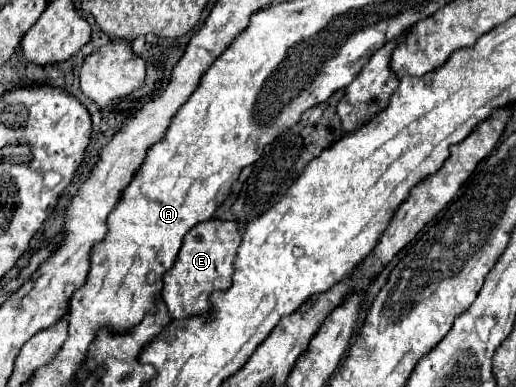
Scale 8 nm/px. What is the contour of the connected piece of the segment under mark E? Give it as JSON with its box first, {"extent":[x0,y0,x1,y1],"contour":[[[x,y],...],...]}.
{"extent":[161,218,241,318],"contour":[[[211,218],[211,220],[199,222],[187,232],[173,268],[163,276],[161,298],[167,304],[171,318],[189,318],[189,316],[209,314],[209,294],[231,286],[231,276],[235,270],[233,264],[235,264],[239,244],[241,244],[239,224],[229,220]]]}

